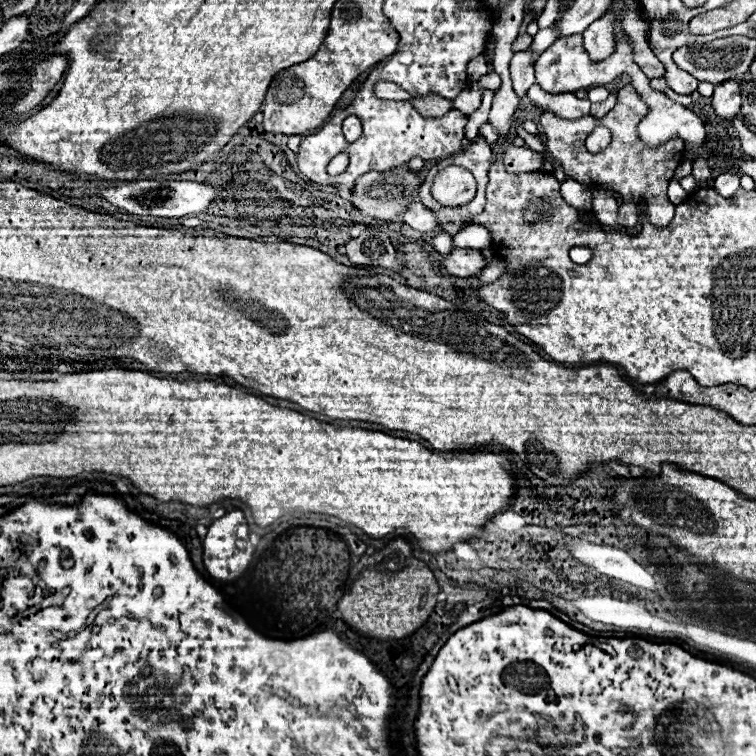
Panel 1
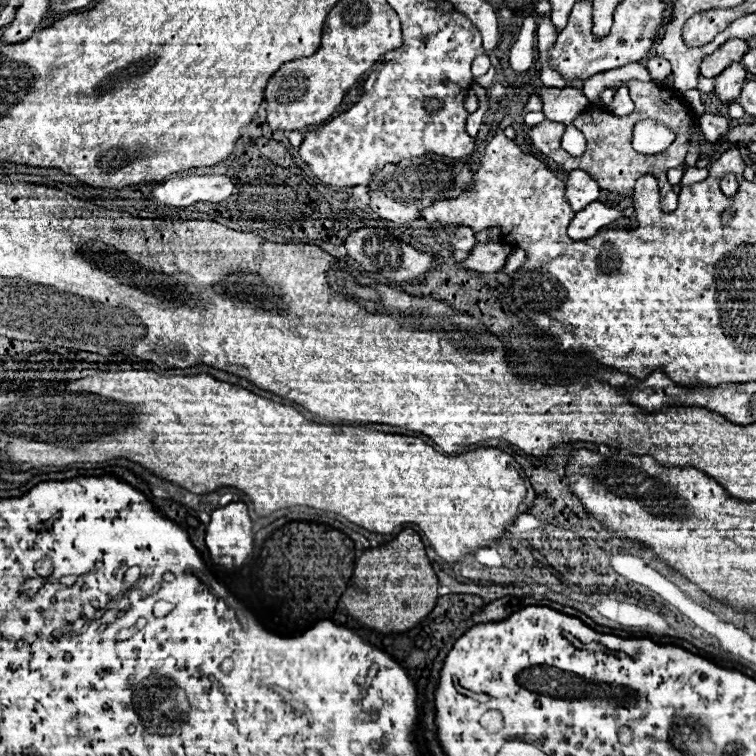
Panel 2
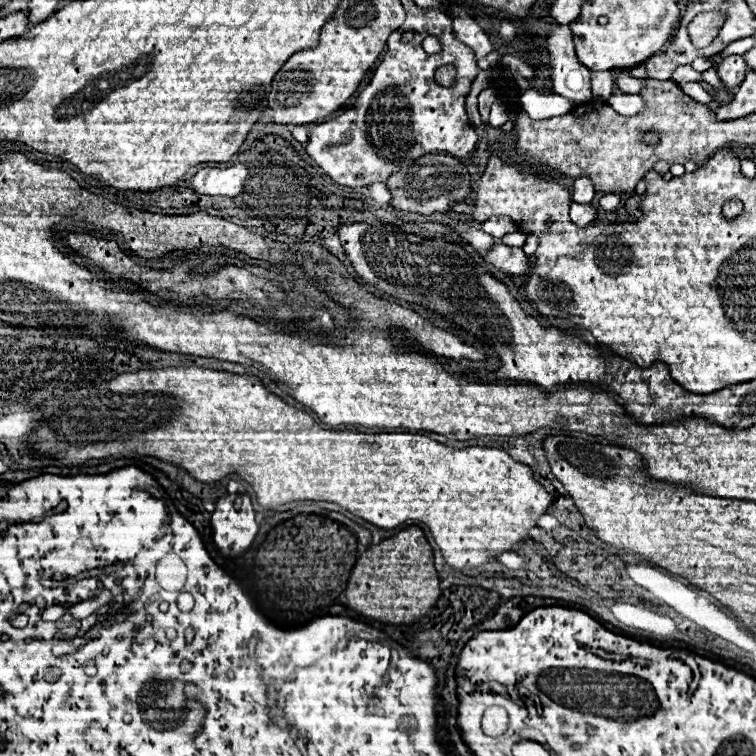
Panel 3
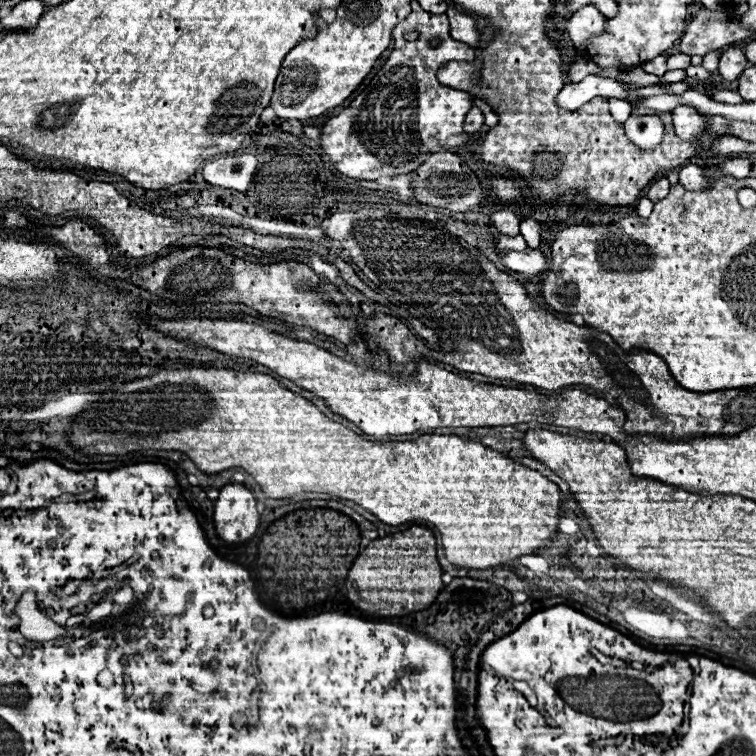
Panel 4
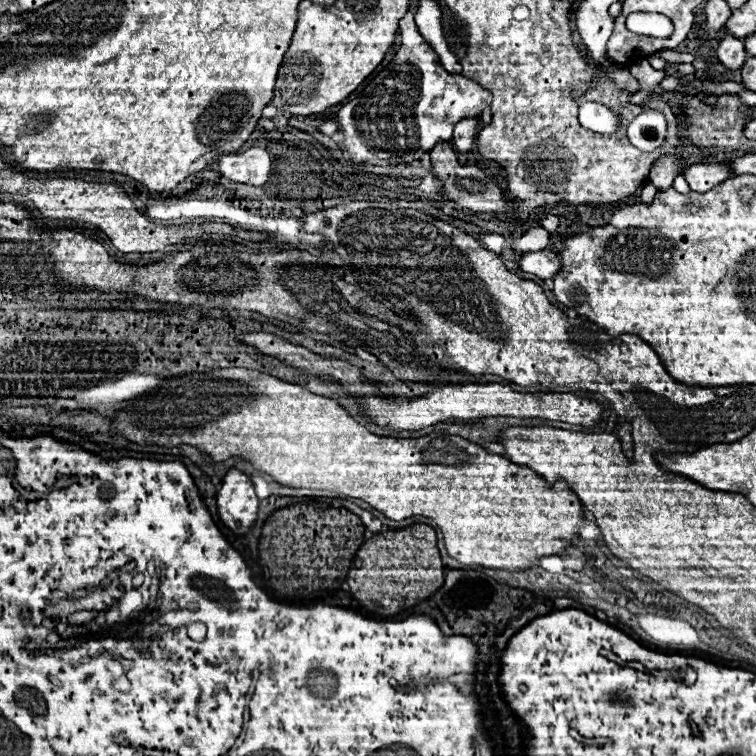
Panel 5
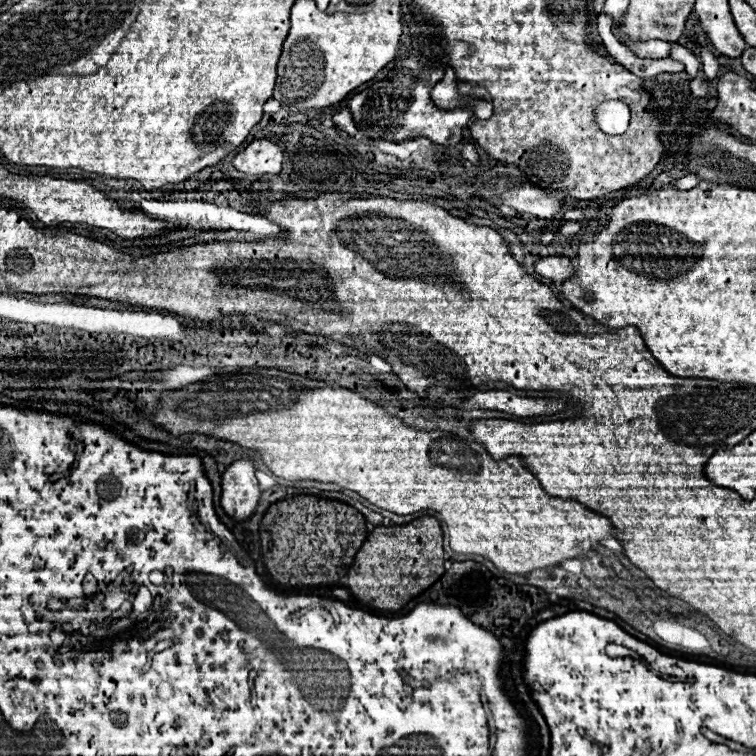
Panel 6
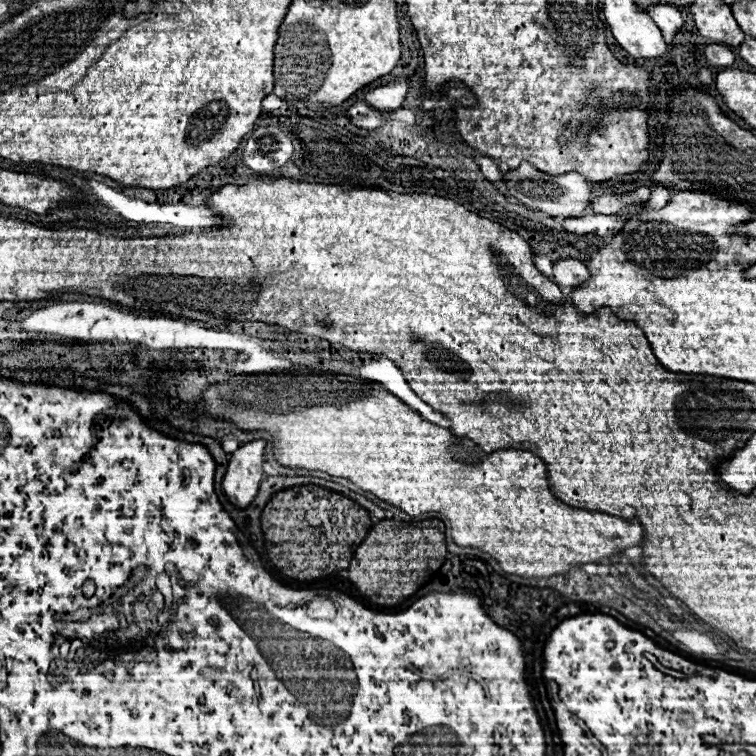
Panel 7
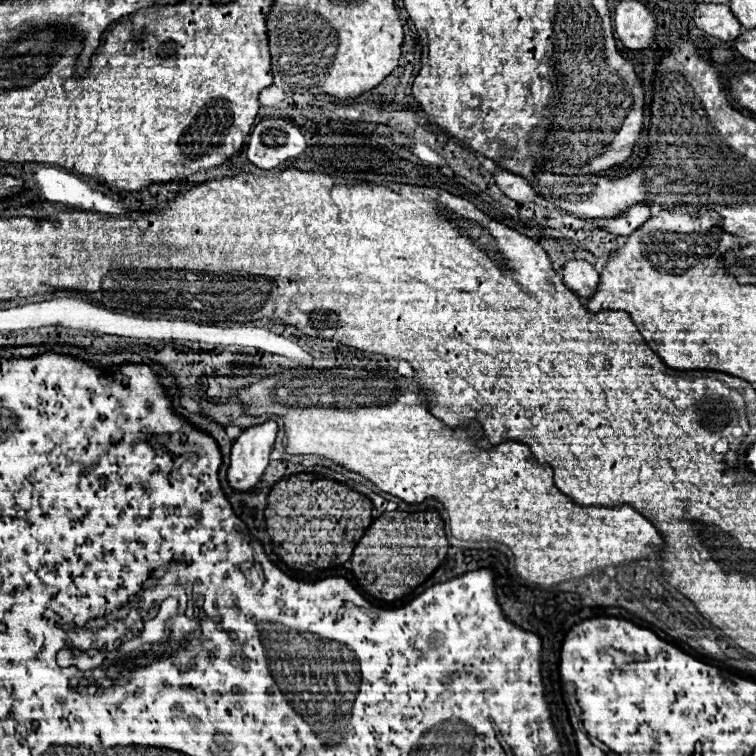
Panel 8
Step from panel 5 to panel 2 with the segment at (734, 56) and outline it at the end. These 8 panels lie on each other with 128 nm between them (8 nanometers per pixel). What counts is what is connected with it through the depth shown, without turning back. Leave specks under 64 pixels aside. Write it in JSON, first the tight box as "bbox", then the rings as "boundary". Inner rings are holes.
{"bbox":[714,62,746,104],"boundary":[[[738,62],[730,64],[722,74],[718,74],[714,78],[714,88],[716,88],[720,102],[728,104],[728,102],[736,100],[744,86],[744,78],[746,78],[746,68]]]}

